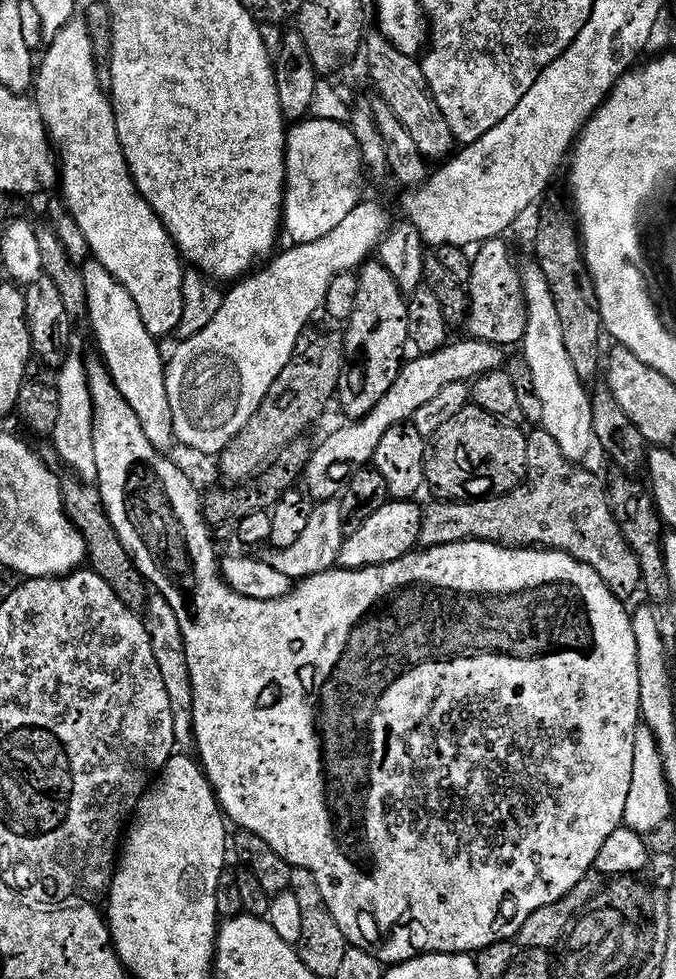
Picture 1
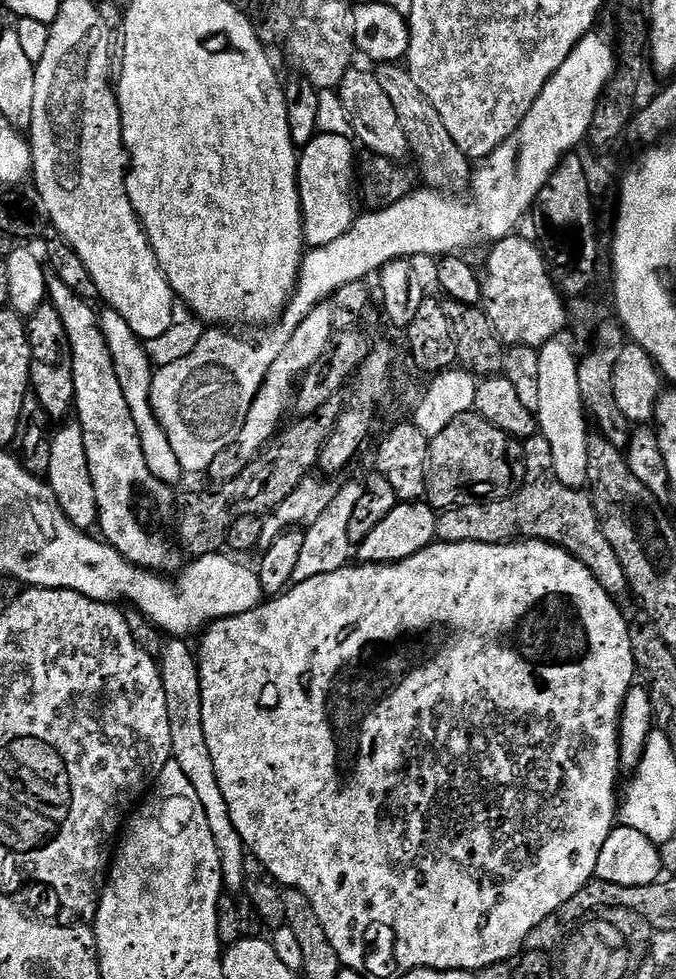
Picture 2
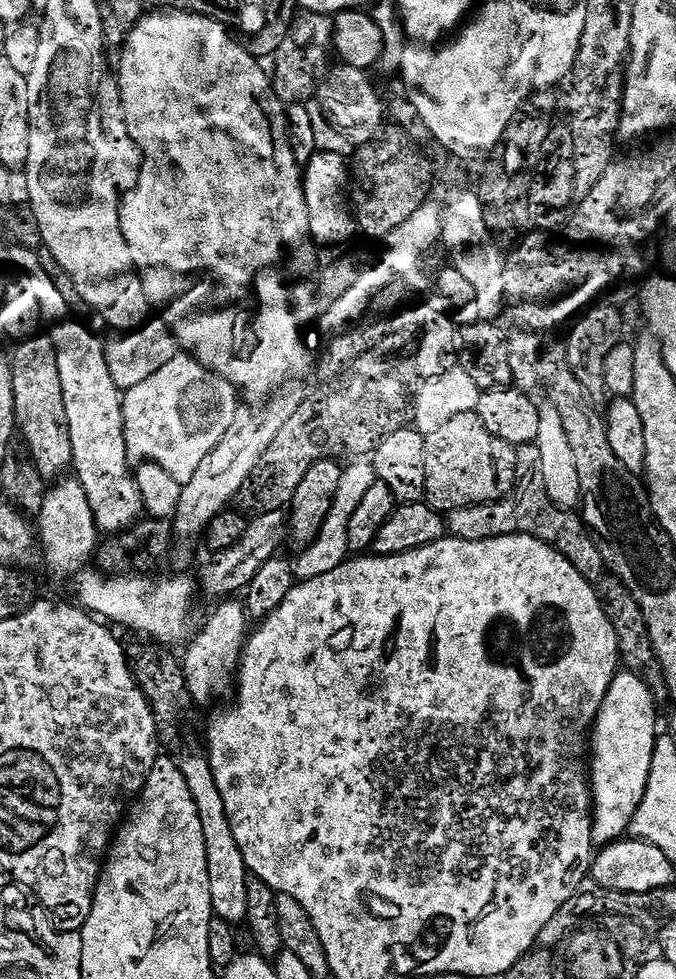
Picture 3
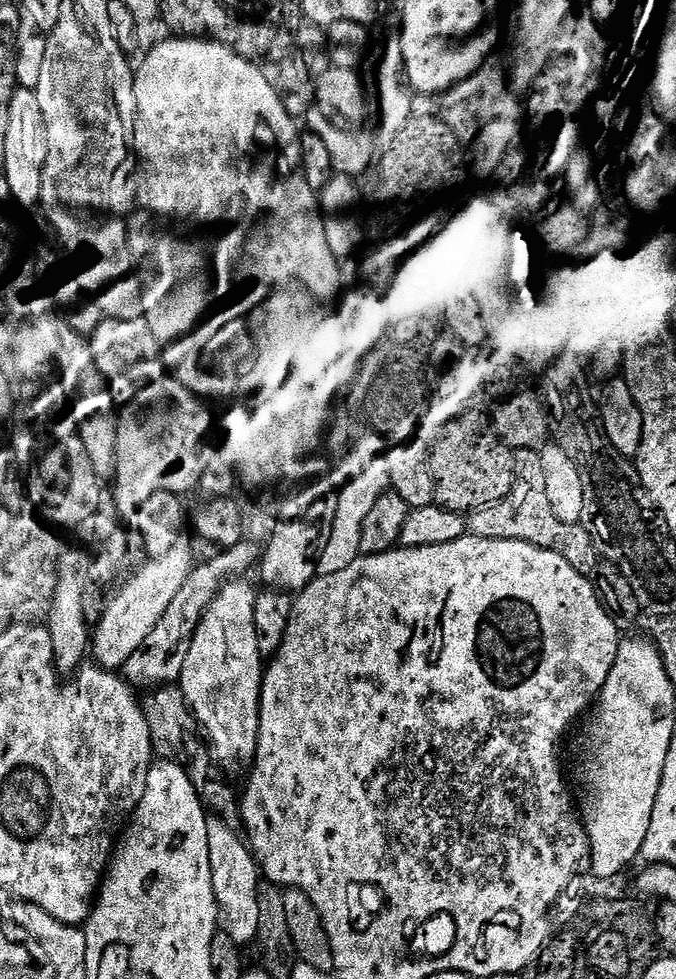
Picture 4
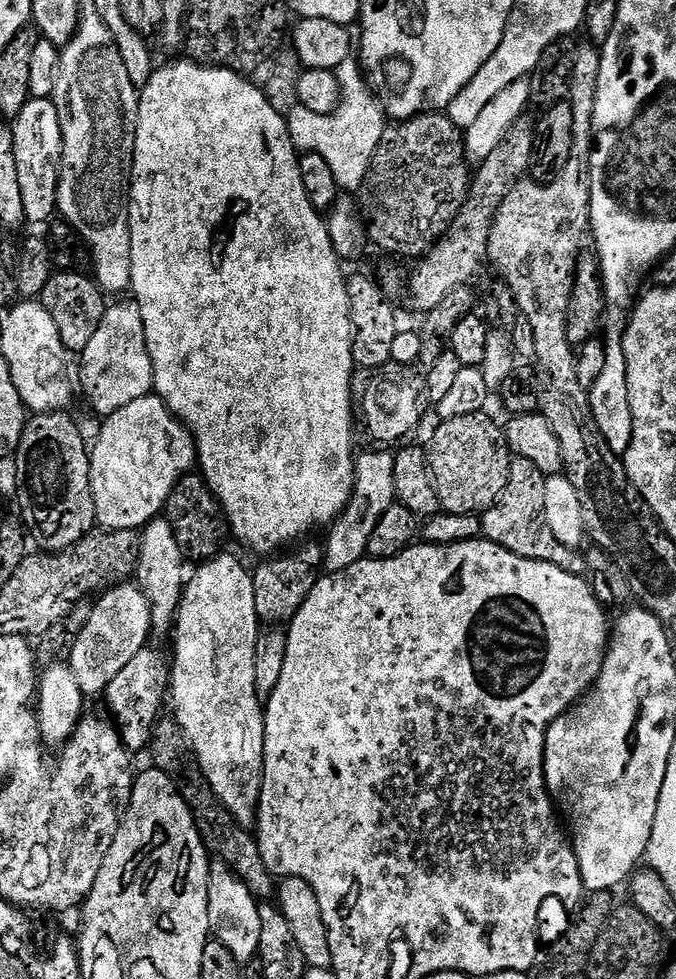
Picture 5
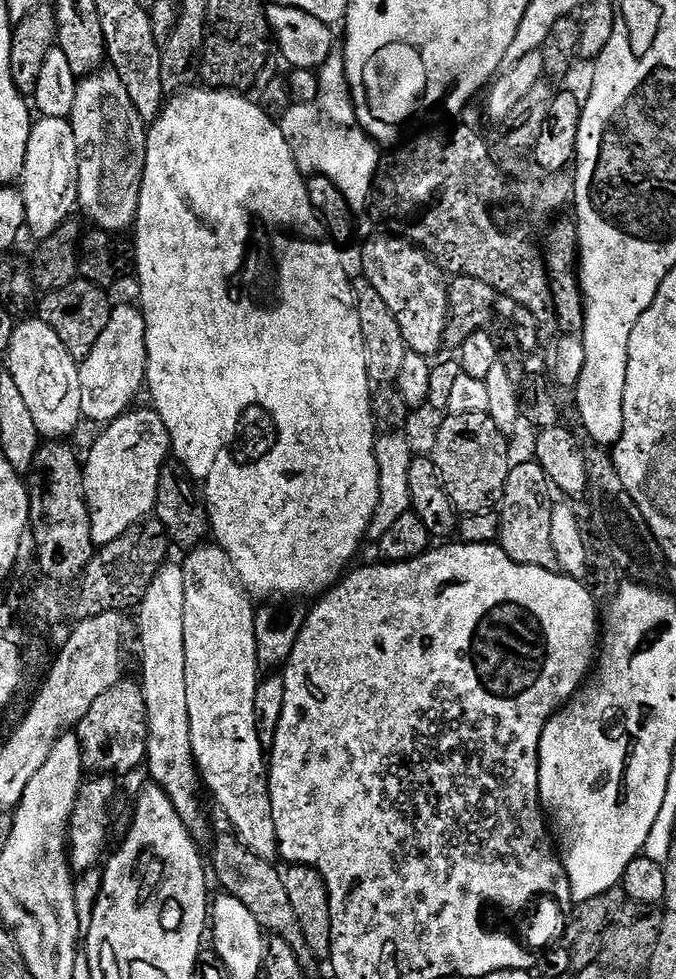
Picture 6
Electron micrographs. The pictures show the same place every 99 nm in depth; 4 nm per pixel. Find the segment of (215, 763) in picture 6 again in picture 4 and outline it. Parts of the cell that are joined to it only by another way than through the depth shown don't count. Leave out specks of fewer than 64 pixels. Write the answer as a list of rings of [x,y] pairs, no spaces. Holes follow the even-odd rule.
[[[244,578],[229,579],[210,602],[193,634],[178,681],[199,731],[206,737],[215,763],[219,767],[221,764],[228,772],[241,773],[251,769],[256,757],[260,729],[260,681],[265,669],[254,626],[258,592],[246,581]]]

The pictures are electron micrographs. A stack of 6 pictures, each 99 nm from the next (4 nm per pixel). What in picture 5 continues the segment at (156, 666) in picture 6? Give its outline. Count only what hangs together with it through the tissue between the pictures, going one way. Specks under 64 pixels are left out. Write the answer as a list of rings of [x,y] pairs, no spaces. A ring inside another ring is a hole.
[[[168,519],[150,521],[142,532],[140,562],[136,565],[134,576],[138,586],[148,595],[148,604],[152,607],[152,626],[157,633],[173,631],[186,583],[184,564],[186,565],[185,554],[178,546],[178,538],[174,538],[174,530]]]

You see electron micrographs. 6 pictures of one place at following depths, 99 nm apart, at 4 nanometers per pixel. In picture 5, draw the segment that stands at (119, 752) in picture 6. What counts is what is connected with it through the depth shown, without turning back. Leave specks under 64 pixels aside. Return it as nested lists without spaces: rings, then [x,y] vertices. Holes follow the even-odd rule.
[[[145,646],[130,660],[125,667],[110,682],[104,699],[109,708],[107,711],[113,716],[117,727],[121,730],[124,745],[129,751],[135,752],[142,748],[147,749],[151,743],[152,729],[159,719],[158,713],[162,704],[166,702],[171,683],[171,667],[167,655],[164,656],[153,646]]]

